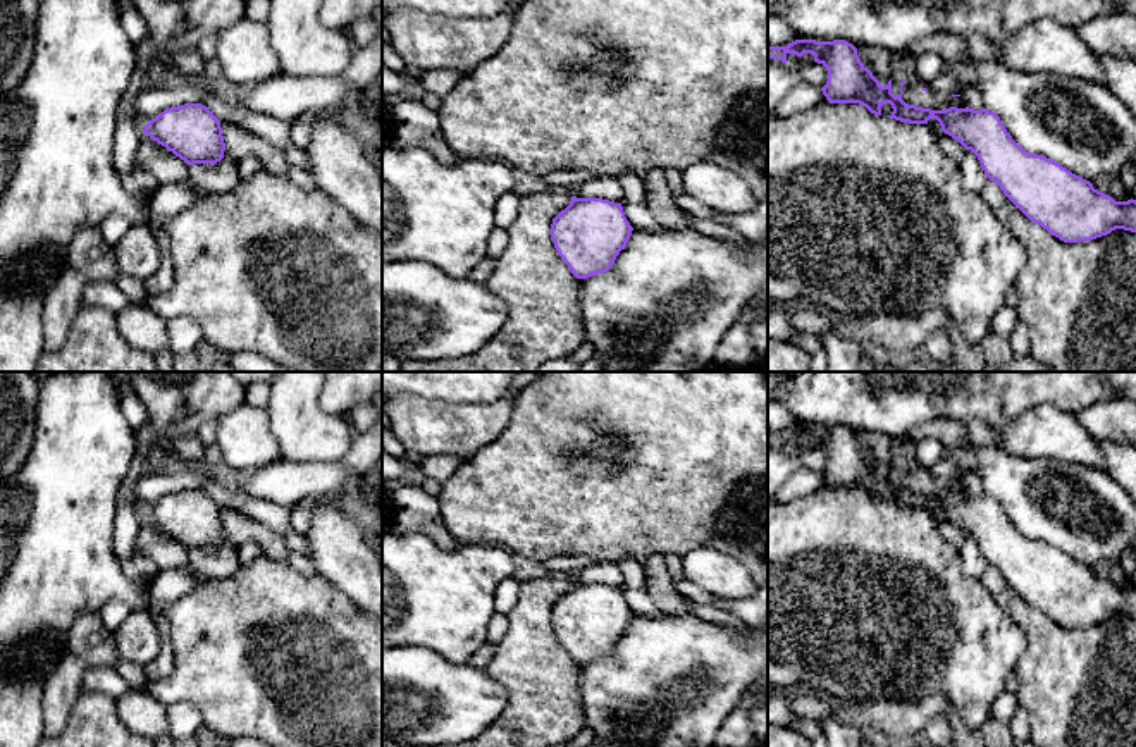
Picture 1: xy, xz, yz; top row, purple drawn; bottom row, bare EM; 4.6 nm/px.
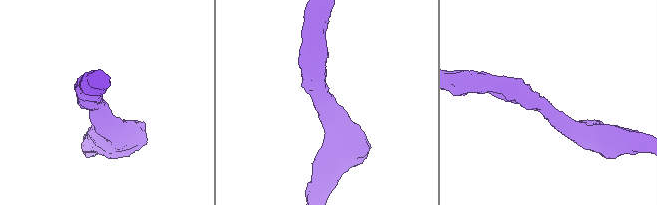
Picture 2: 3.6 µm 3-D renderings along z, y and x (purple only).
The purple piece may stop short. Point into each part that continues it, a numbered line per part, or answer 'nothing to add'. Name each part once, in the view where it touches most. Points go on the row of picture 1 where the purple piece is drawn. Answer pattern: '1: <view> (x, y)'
nothing to add

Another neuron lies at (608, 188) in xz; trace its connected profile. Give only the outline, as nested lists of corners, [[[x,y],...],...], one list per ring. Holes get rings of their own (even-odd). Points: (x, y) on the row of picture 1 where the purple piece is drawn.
[[[596,177],[583,184],[570,186],[570,194],[577,198],[602,198],[614,203],[623,201],[623,188],[618,177]]]

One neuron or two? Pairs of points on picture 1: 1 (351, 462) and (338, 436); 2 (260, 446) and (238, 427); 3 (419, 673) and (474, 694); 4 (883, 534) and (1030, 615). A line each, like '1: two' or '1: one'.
1: two
2: one
3: one
4: two

